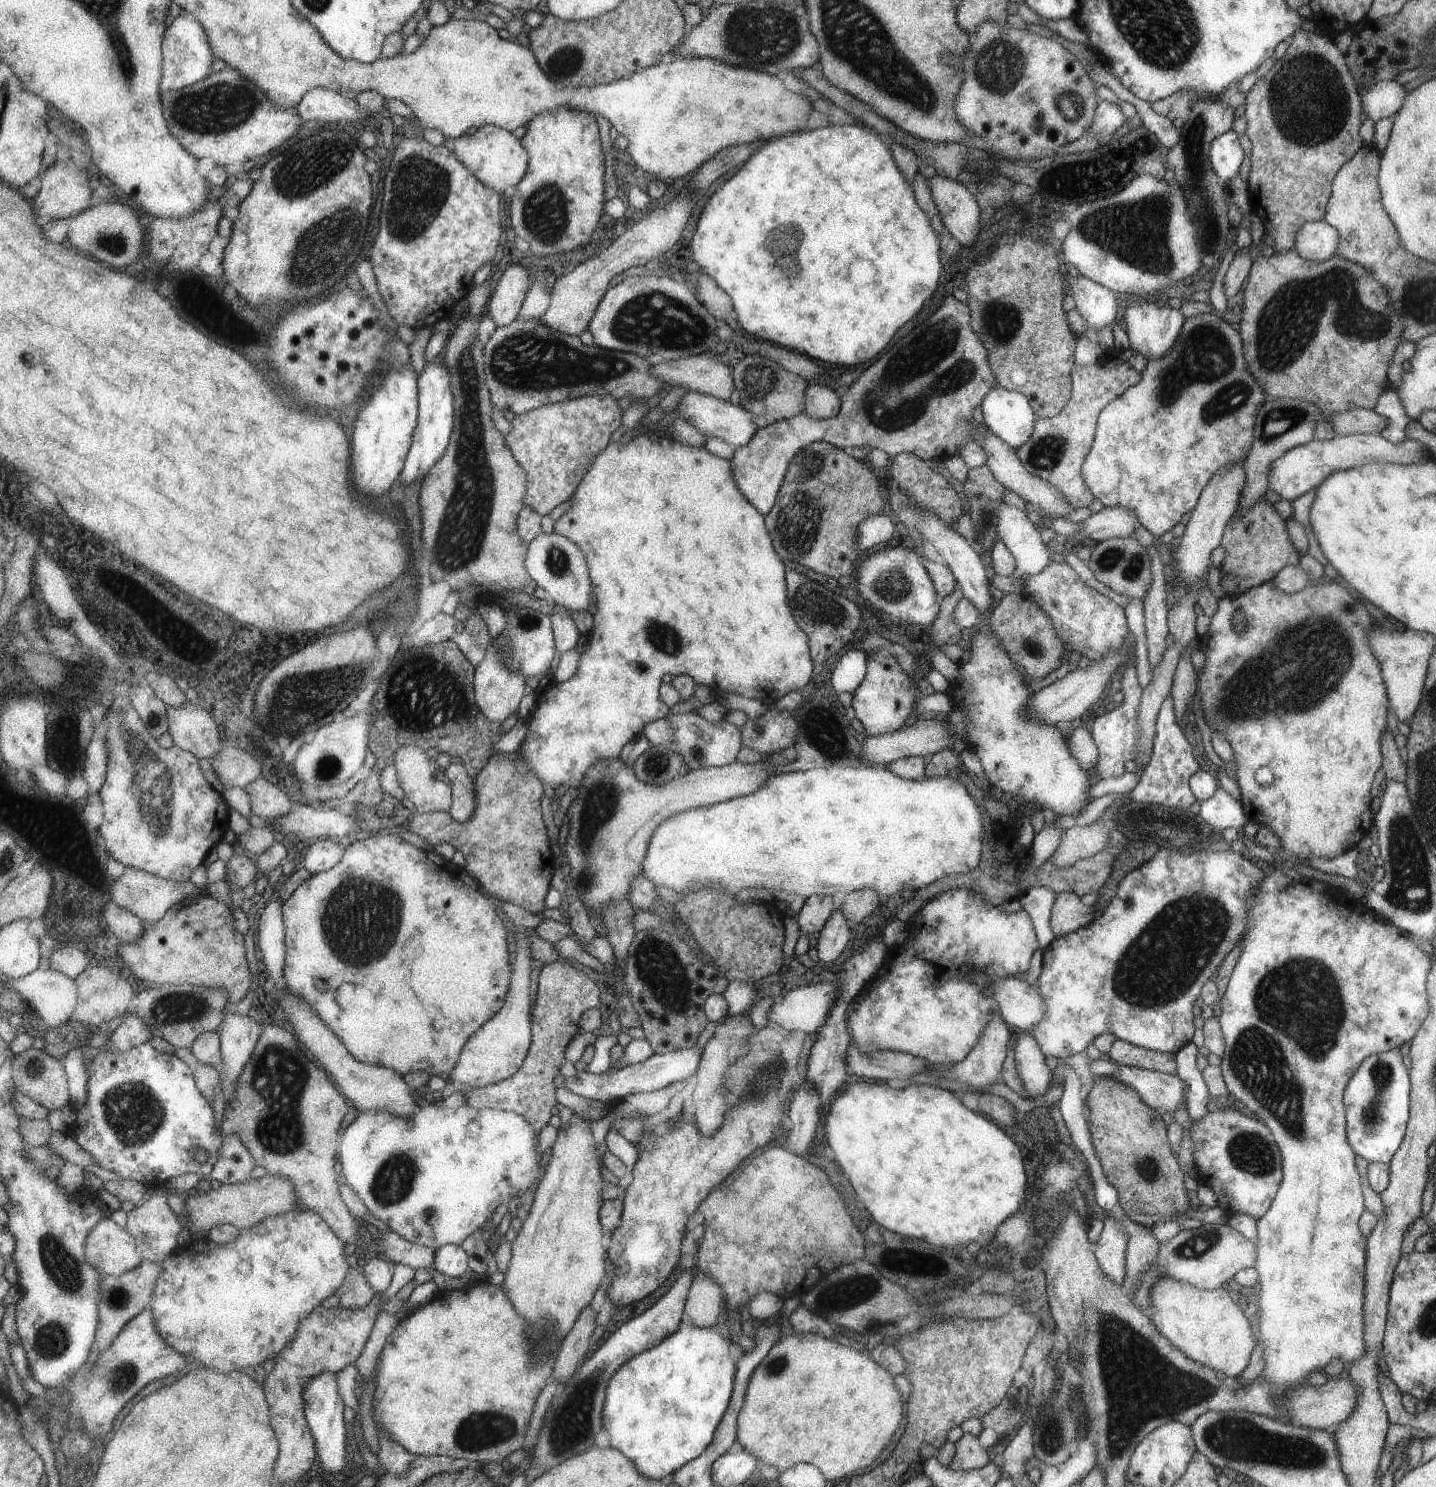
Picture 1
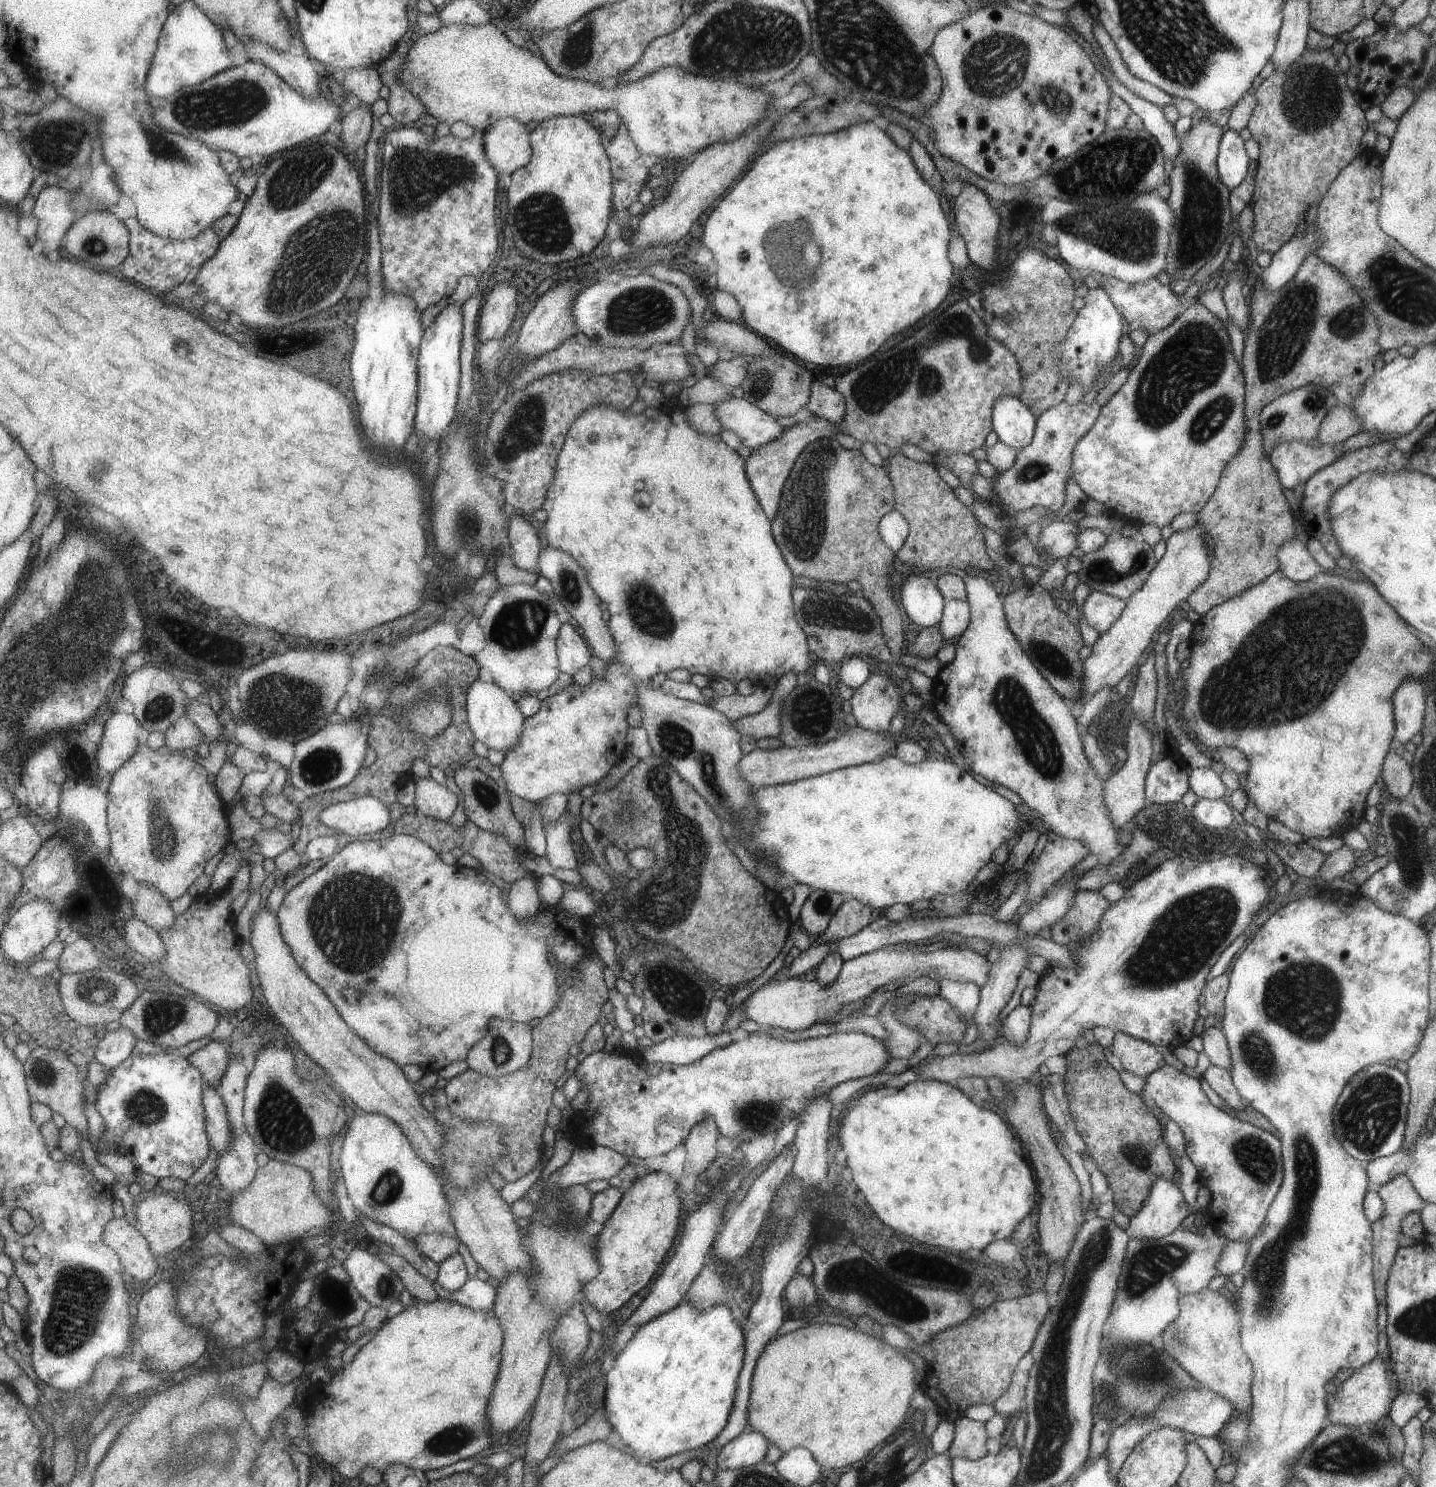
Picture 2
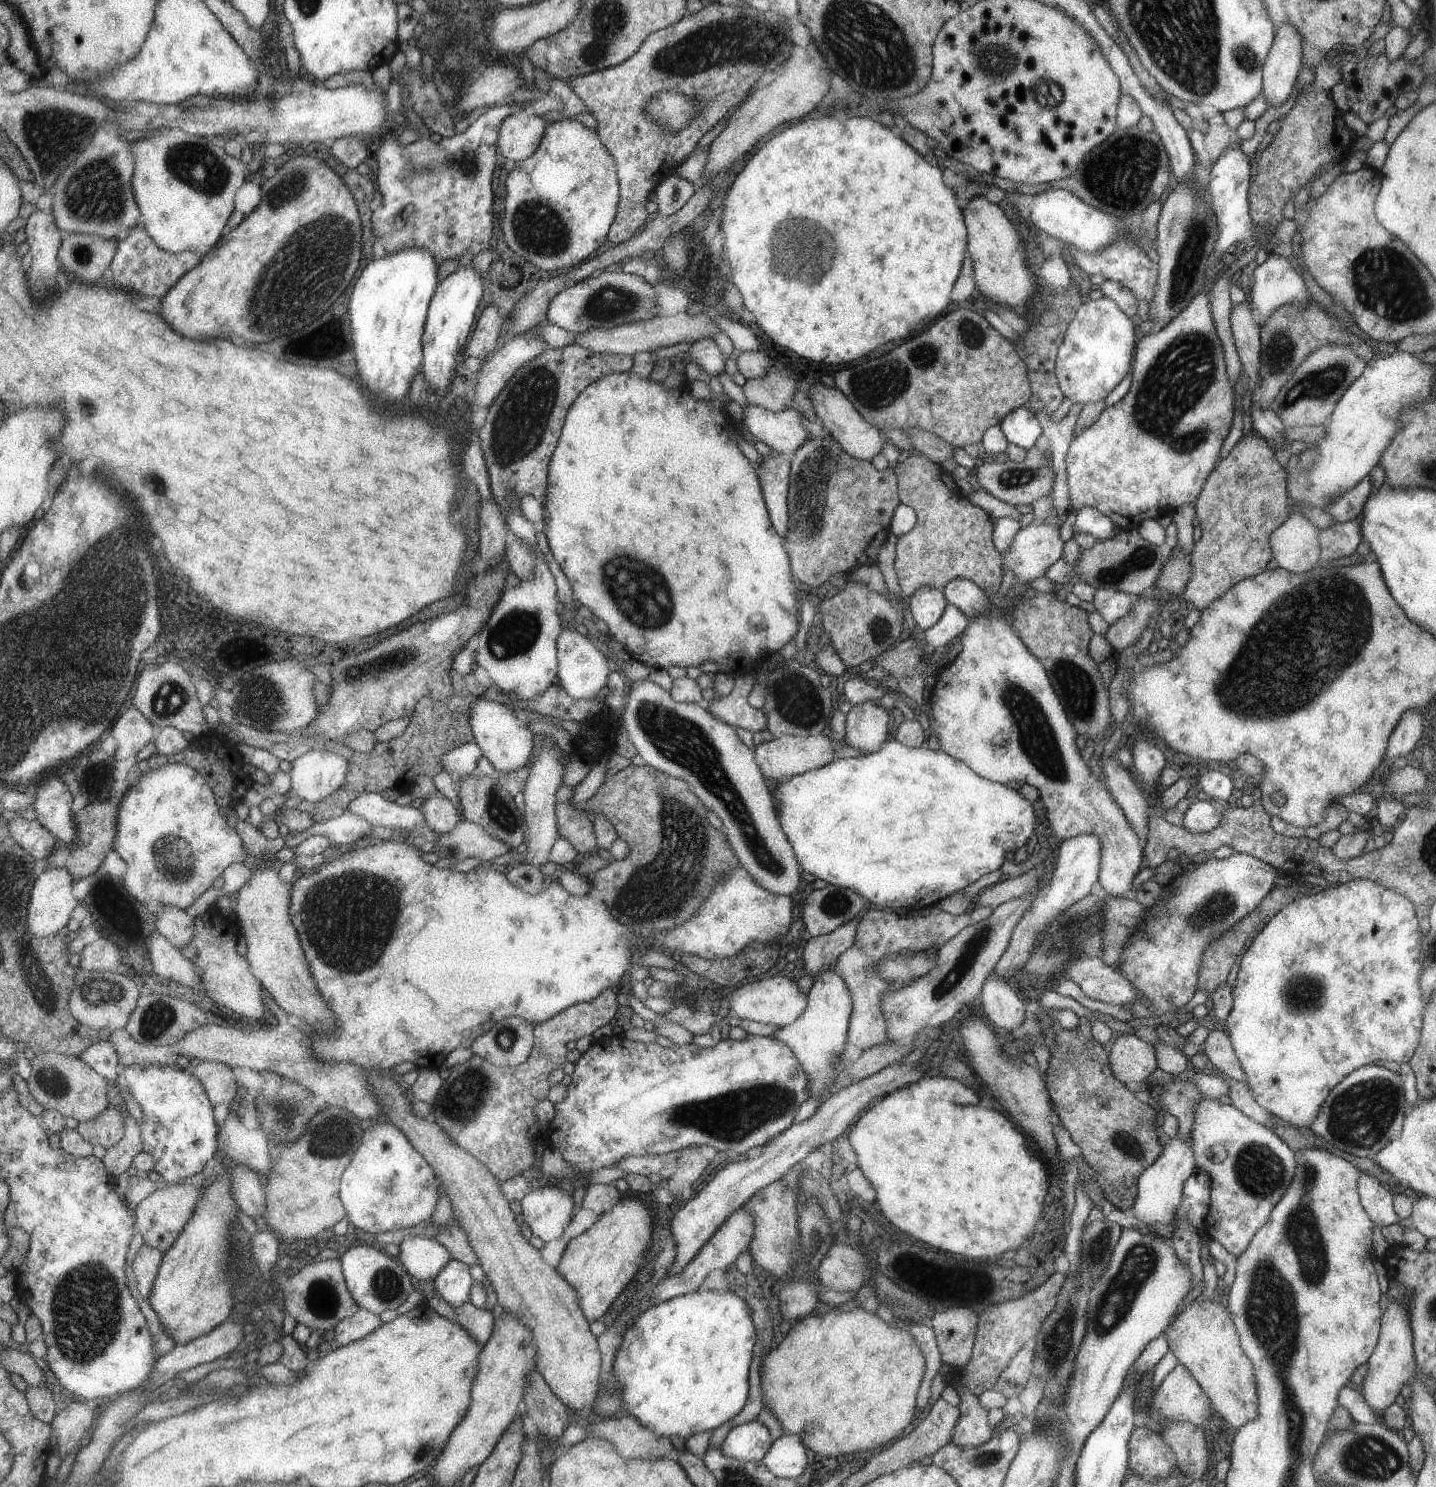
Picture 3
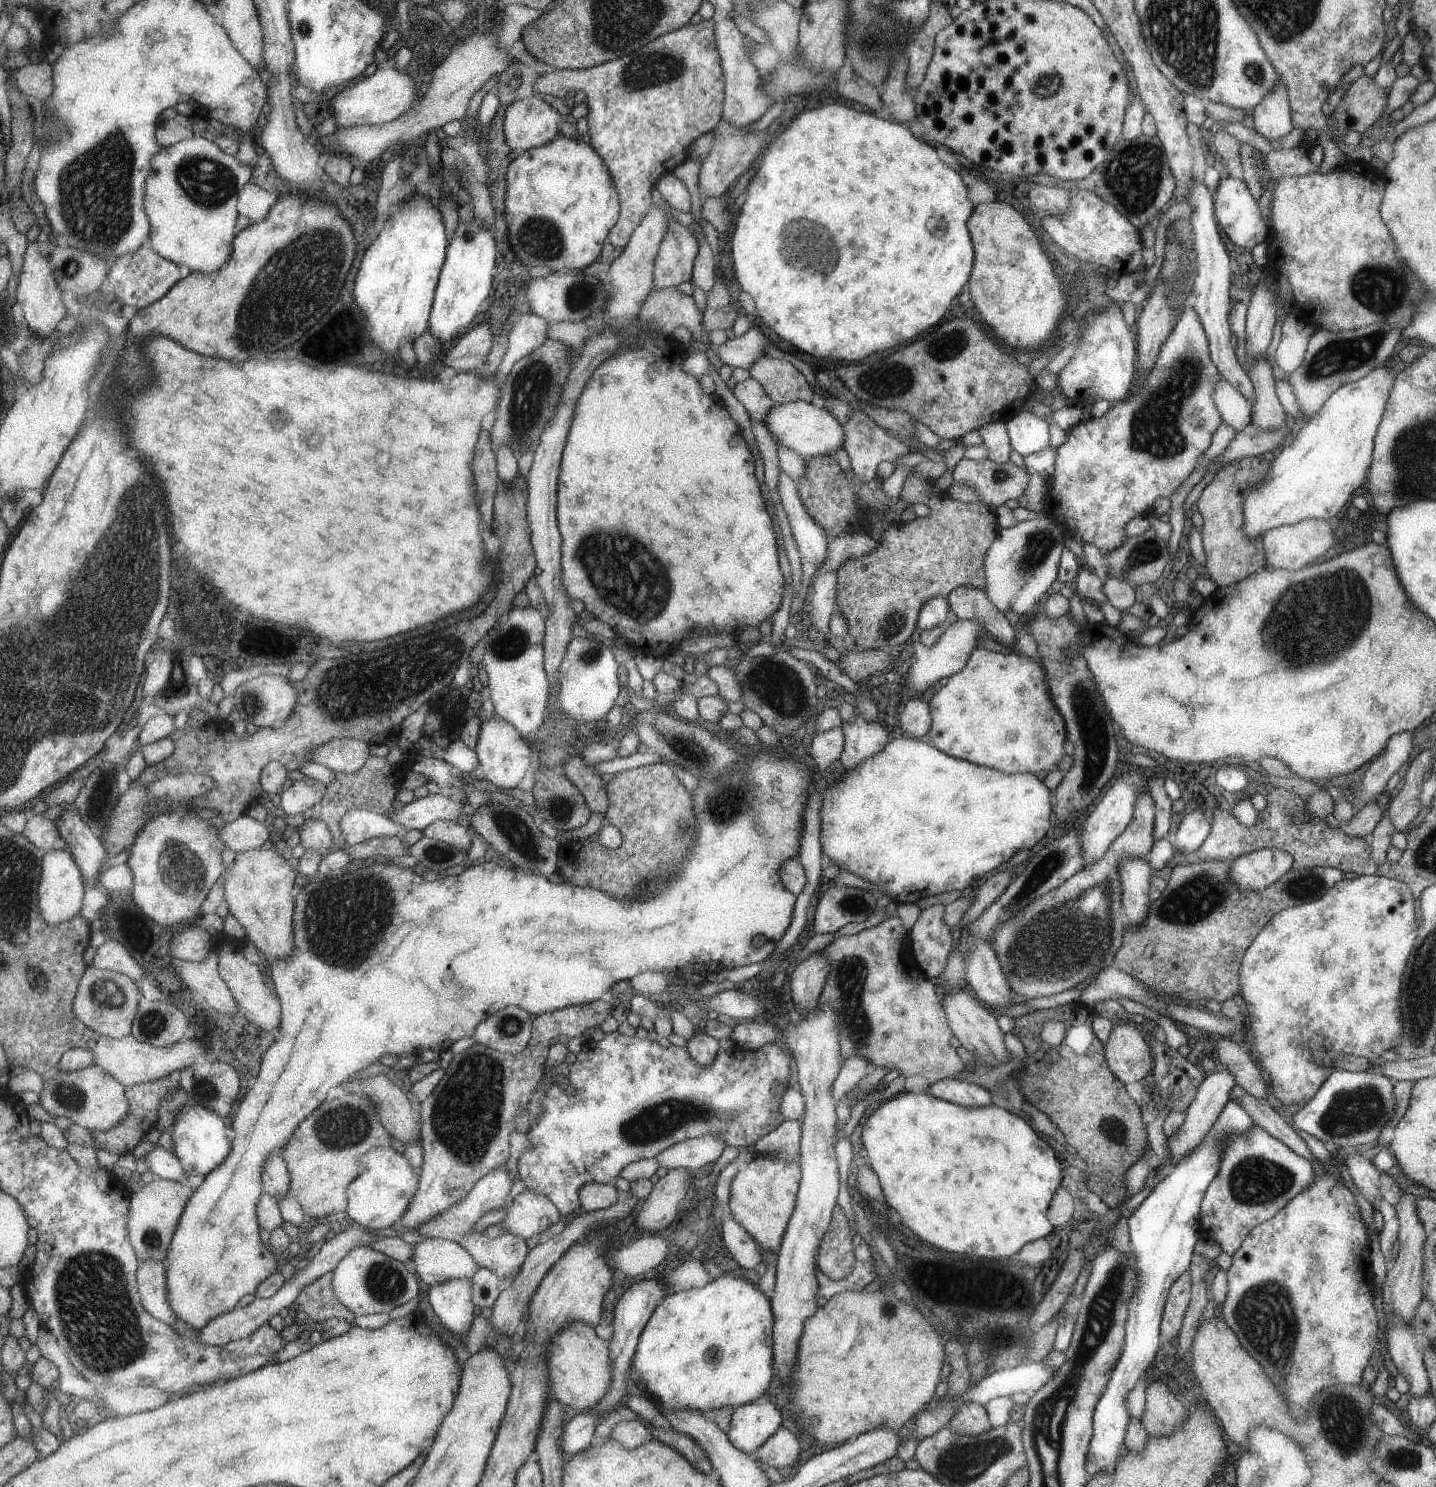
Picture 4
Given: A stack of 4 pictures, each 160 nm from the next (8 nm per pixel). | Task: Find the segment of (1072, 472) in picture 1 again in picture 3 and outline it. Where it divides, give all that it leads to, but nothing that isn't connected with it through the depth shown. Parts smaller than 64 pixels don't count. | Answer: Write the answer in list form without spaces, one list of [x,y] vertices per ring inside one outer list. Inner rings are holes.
[[[1037,446],[1026,451],[1027,456],[1021,462],[1006,461],[1003,464],[995,462],[990,457],[983,460],[973,472],[983,491],[1001,502],[1013,506],[1027,505],[1051,493],[1053,472],[1049,462],[1043,458],[1043,451]]]

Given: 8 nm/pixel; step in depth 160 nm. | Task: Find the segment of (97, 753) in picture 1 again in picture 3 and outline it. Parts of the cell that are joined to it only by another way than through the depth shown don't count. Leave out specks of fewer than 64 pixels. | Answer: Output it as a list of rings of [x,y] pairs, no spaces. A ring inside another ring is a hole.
[[[133,706],[119,717],[110,733],[118,743],[115,757],[122,761],[137,756],[149,742],[154,742],[158,729],[139,708]]]

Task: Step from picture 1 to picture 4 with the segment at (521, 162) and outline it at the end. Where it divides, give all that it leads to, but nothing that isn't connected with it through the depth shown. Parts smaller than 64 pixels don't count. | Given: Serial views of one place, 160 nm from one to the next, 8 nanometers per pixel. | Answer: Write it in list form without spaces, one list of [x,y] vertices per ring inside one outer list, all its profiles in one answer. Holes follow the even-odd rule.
[[[541,95],[516,101],[507,109],[504,120],[506,144],[519,154],[557,140],[561,115]]]

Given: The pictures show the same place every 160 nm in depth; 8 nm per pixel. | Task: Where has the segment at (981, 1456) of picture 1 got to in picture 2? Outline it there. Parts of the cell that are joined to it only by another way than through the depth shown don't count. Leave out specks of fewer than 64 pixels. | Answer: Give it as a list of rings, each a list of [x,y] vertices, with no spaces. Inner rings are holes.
[[[966,1417],[957,1418],[954,1422],[953,1441],[947,1451],[947,1456],[959,1456],[968,1460],[976,1460],[987,1454],[987,1432],[985,1424],[974,1422]]]

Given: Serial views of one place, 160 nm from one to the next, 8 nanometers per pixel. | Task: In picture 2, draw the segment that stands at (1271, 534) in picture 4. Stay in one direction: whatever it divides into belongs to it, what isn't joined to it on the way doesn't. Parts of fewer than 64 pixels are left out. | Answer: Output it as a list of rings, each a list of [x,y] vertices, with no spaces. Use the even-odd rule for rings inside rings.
[[[1298,539],[1283,544],[1277,552],[1278,569],[1283,576],[1296,583],[1313,580],[1319,572],[1320,565],[1307,549],[1307,545]]]

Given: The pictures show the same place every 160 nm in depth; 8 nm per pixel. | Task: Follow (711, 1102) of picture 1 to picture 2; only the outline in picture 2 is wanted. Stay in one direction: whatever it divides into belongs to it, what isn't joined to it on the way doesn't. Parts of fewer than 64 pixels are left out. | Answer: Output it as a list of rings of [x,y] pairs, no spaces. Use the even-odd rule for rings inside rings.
[[[705,1115],[692,1126],[683,1142],[686,1150],[683,1176],[690,1172],[698,1175],[709,1166],[709,1161],[715,1156],[715,1140],[719,1136],[716,1122],[711,1115]]]

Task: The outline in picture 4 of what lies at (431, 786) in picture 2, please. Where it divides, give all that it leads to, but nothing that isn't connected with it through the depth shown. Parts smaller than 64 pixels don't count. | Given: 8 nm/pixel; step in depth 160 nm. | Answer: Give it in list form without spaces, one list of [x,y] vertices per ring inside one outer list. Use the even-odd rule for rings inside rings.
[[[439,820],[427,826],[420,835],[435,840],[451,844],[453,848],[457,848],[459,852],[468,852],[473,844],[471,838],[470,827],[462,822],[449,822],[449,820]]]

